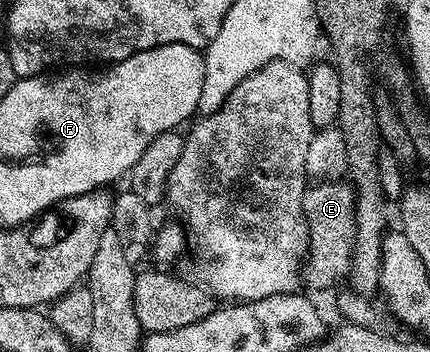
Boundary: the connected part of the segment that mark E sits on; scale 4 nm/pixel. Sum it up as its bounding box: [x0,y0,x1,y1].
[302,181,356,287]

